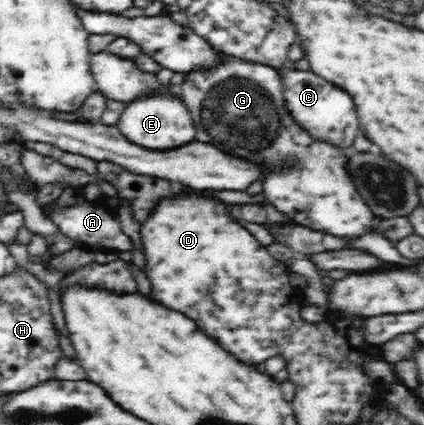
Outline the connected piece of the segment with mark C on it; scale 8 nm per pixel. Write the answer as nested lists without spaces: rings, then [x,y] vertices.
[[[280,69],[282,74],[282,87],[285,97],[286,108],[289,109],[290,115],[298,120],[298,124],[302,124],[302,128],[310,132],[314,139],[329,140],[332,144],[350,152],[354,138],[360,134],[360,126],[358,126],[358,114],[356,114],[356,106],[354,100],[348,92],[344,92],[342,88],[334,86],[332,82],[326,82],[324,78],[316,76],[314,72],[304,72],[304,70],[288,70]]]

